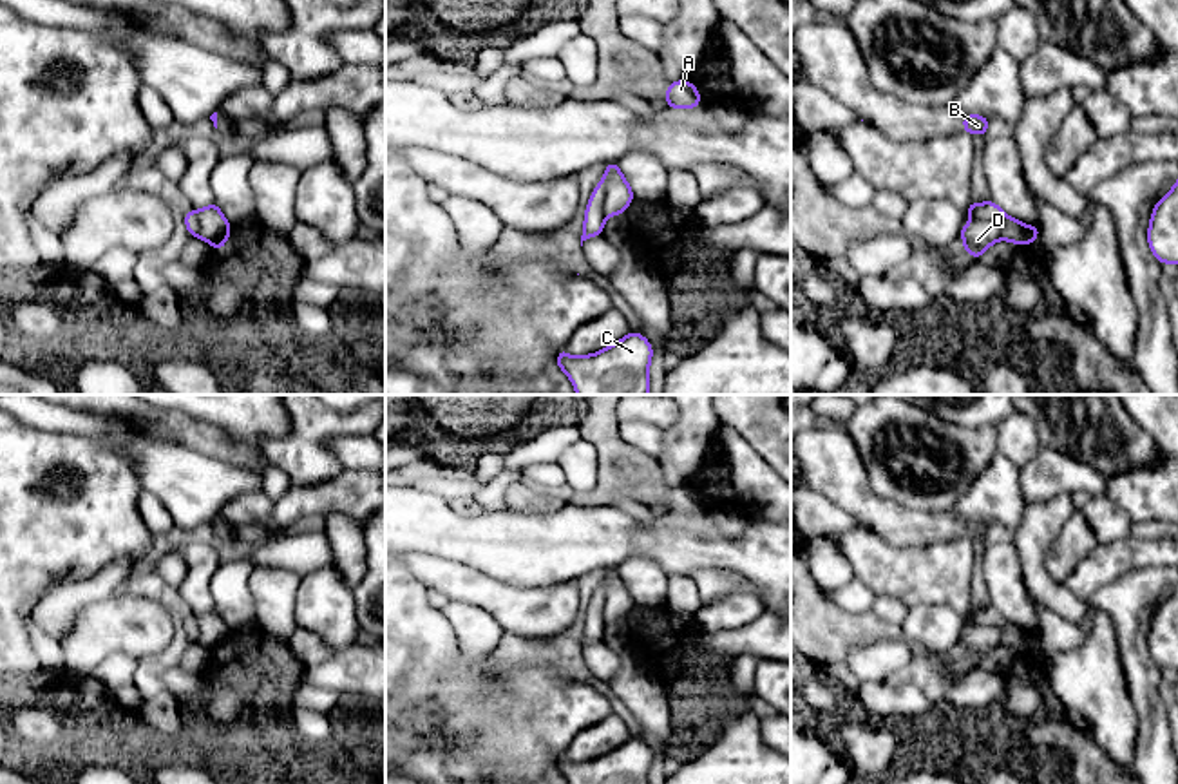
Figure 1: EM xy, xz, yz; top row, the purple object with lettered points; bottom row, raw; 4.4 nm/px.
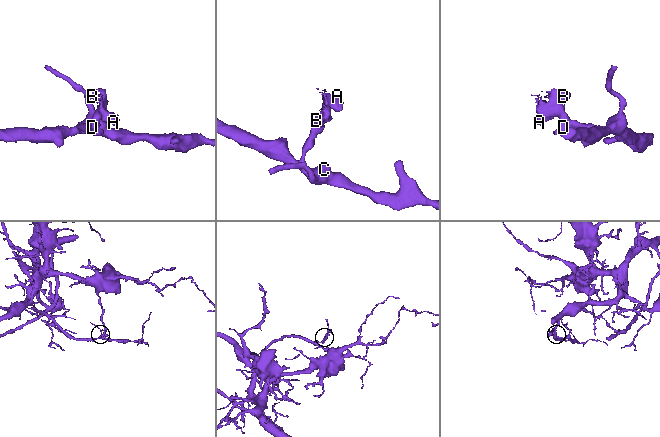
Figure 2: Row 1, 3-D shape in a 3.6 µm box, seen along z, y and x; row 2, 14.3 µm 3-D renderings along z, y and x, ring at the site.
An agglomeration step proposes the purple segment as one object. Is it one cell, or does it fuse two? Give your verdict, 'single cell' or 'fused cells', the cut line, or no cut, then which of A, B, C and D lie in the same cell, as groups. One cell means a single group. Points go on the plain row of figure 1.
fused cells; cut in xz along (617, 573), (607, 587), (605, 623); A B / C D

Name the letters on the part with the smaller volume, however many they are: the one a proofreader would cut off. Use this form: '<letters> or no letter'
A, B

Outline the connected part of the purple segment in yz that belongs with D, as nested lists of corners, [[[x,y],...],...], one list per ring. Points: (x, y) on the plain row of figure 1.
[[[997,626],[964,628],[959,643],[964,648],[963,657],[974,664],[981,664],[983,657],[1001,645],[1001,630]]]

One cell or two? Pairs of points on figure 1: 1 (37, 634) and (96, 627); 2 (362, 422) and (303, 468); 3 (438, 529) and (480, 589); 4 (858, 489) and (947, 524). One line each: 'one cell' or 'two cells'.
1: two cells
2: one cell
3: two cells
4: one cell

